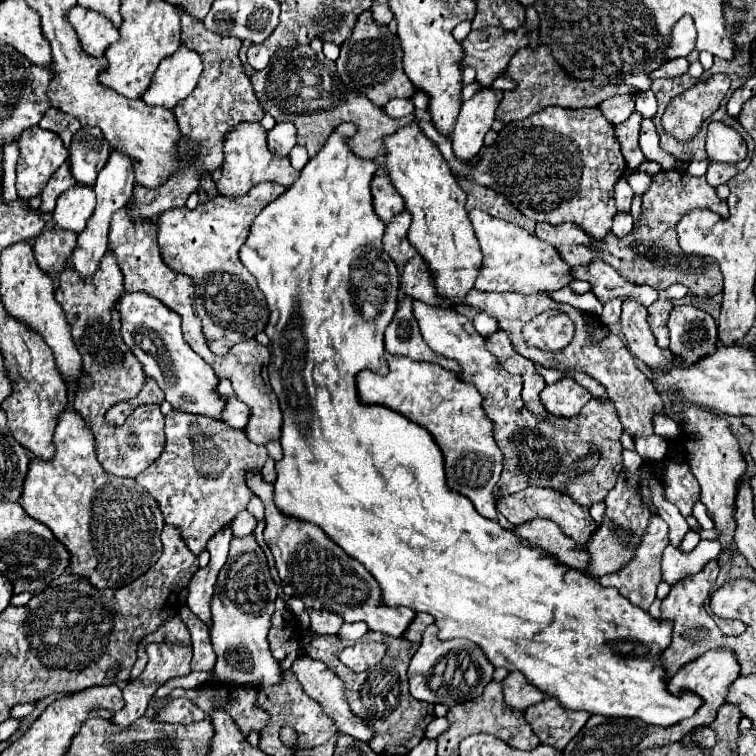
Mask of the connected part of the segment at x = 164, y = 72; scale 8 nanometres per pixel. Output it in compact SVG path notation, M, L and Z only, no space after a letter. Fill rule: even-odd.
M180 47L174 55L164 59L154 73L148 91L142 101L148 105L160 105L174 109L180 99L186 99L194 91L202 73L202 59L198 53Z

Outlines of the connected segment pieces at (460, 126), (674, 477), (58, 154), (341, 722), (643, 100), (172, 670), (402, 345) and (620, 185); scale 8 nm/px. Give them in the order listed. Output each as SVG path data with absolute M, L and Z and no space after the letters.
M488 87L462 103L454 133L450 137L454 155L460 161L472 159L482 149L484 135L490 131L494 123L494 111L502 95L502 91Z
M666 463L664 473L666 483L666 499L674 503L684 517L692 515L692 507L700 495L698 481L690 473L686 463Z
M30 127L20 139L20 157L16 165L16 187L20 199L36 197L56 169L68 159L68 149L62 139L46 129Z
M304 655L304 657L300 657L300 659L294 661L292 671L296 673L296 677L298 677L298 681L302 683L304 691L324 707L326 715L330 715L330 717L336 721L336 727L338 727L340 733L350 735L350 737L354 737L354 739L358 739L358 741L362 741L362 743L370 743L370 741L374 739L374 735L376 735L374 729L372 729L364 719L356 717L356 715L350 711L350 707L348 707L348 703L346 703L346 697L344 697L344 683L338 679L336 673L332 673L330 669L326 669L322 661L316 661L316 659L310 659L308 655Z
M638 91L638 93L634 95L634 99L636 99L636 109L638 109L644 117L652 119L652 117L656 115L656 97L654 97L652 91Z
M154 643L154 645L148 645L146 649L148 649L148 657L150 657L150 661L148 661L148 665L146 665L146 671L144 671L138 679L130 681L130 683L124 687L124 701L126 701L126 705L118 711L118 713L122 713L122 715L114 713L112 719L110 719L110 721L112 721L114 725L118 725L118 727L128 727L128 725L134 723L136 719L140 719L142 713L144 713L146 707L148 707L150 697L156 693L156 689L158 689L160 685L164 685L166 681L170 681L170 679L174 679L174 677L180 677L180 675L188 675L188 673L190 673L192 647L182 647L182 645L174 645L174 643L160 643L160 645Z
M402 297L398 301L398 309L394 313L394 319L388 323L384 331L384 345L390 355L406 355L414 361L432 361L438 363L450 371L458 371L458 365L446 357L436 355L422 339L414 311L412 301L408 297Z
M622 177L622 179L616 183L616 189L614 189L614 199L616 199L618 211L628 211L632 197L634 197L634 191L630 191L630 185L628 185L626 179Z

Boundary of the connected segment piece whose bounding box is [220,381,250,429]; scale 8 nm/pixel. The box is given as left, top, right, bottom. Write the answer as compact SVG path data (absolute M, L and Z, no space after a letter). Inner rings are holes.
M228 381L220 383L220 393L228 393L228 405L224 409L222 421L226 421L230 427L234 429L244 429L250 417L250 409L246 407L246 403L242 403L236 395L232 395L232 387L228 385Z

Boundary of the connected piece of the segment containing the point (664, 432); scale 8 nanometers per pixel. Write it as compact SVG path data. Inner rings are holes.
M654 413L652 423L654 423L654 433L660 437L678 437L680 435L680 425L674 419L670 419L668 415Z

